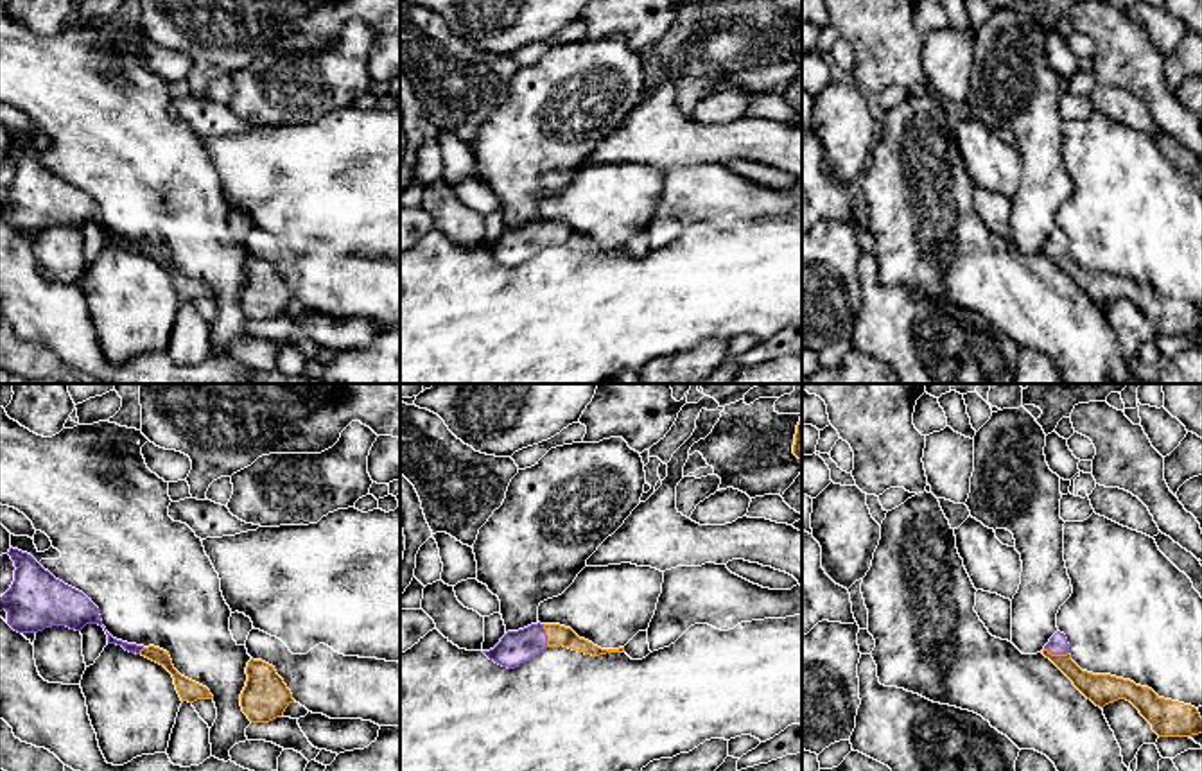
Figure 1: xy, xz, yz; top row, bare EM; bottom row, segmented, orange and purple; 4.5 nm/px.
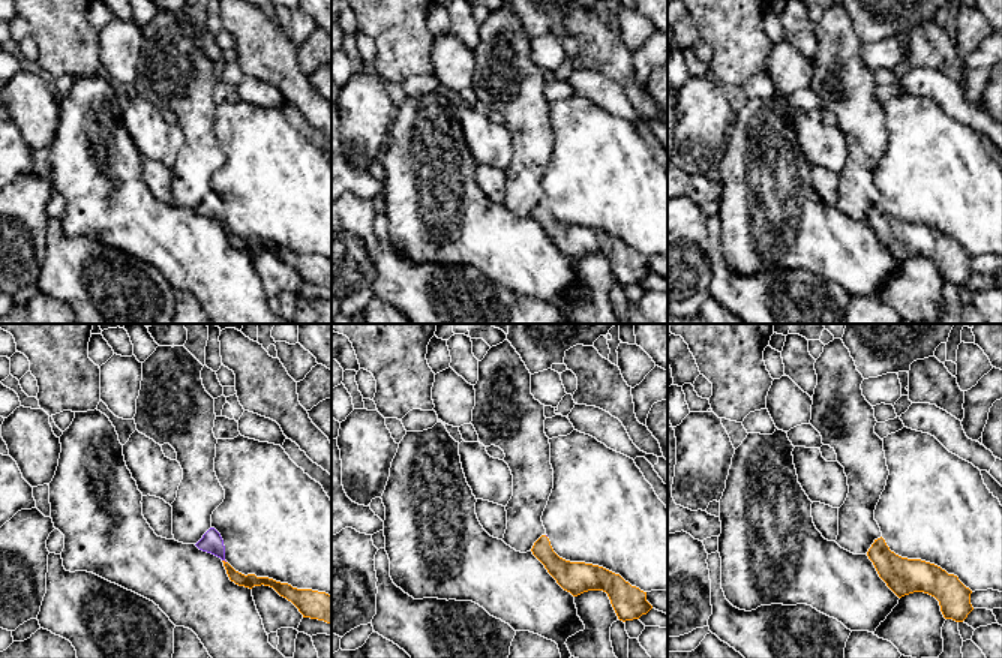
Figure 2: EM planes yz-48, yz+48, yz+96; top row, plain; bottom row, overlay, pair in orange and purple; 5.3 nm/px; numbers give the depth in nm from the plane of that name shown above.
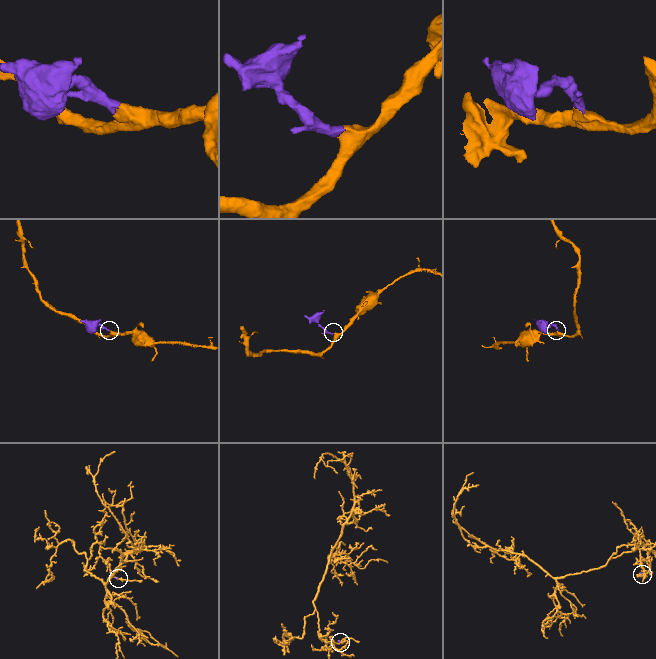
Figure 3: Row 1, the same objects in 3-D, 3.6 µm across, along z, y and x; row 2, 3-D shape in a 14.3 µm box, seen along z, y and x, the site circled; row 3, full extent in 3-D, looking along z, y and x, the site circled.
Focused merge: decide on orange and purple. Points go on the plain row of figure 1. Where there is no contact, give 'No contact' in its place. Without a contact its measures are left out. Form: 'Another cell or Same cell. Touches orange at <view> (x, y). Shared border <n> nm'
Same cell. Touches orange at yz (1057, 253). Shared border 110 nm

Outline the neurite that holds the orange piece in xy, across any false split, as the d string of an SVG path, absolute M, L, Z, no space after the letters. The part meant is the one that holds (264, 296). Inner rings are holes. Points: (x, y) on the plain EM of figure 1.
M251 256L246 273L248 280L240 292L240 305L248 317L251 321L269 321L282 316L294 298L274 265Z

